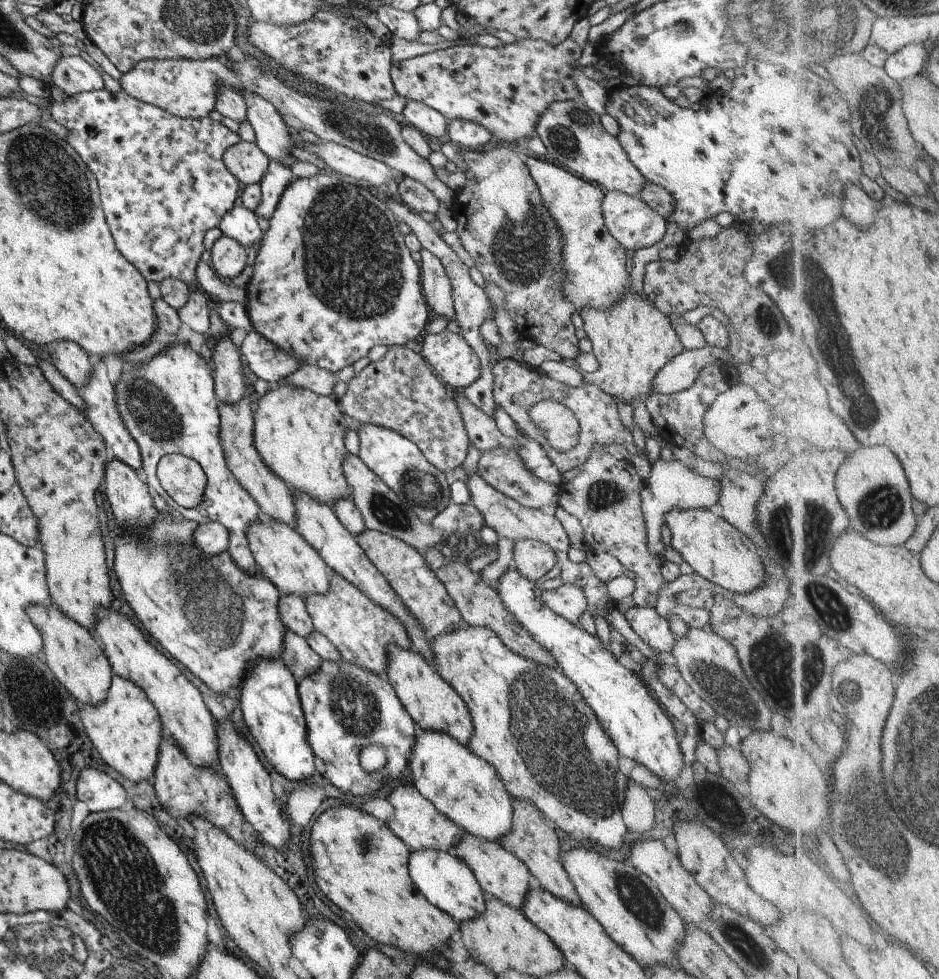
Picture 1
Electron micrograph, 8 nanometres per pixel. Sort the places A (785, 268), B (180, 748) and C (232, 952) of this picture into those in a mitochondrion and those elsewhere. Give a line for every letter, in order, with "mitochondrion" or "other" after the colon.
A: mitochondrion
B: other
C: other

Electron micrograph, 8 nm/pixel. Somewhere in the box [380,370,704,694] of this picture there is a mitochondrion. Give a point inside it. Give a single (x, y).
(425, 490)

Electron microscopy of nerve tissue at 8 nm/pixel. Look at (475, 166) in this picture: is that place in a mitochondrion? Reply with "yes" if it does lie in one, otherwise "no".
no

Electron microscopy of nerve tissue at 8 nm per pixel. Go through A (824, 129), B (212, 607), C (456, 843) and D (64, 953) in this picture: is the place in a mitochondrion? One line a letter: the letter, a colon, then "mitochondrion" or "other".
A: other
B: mitochondrion
C: other
D: mitochondrion

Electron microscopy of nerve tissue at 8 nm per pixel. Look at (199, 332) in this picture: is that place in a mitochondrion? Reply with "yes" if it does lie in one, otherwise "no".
no

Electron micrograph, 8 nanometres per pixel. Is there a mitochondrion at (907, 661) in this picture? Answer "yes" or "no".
no

